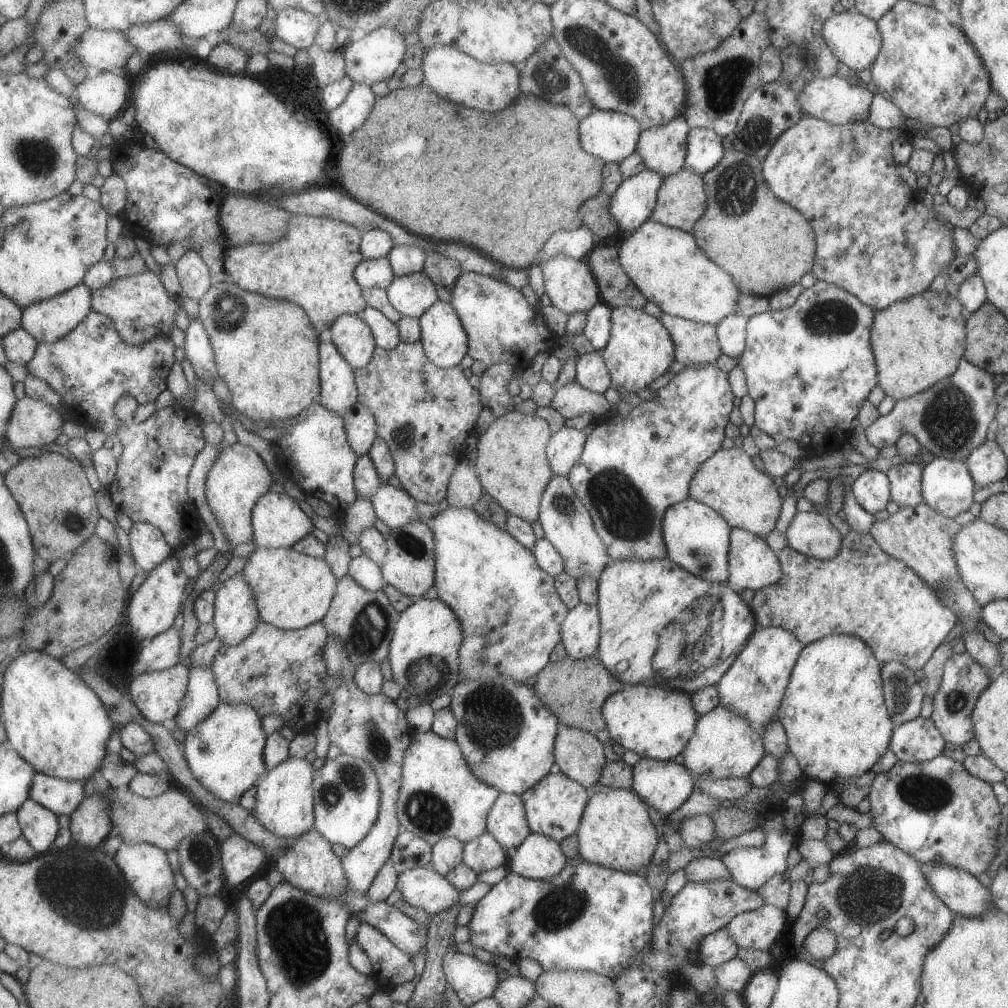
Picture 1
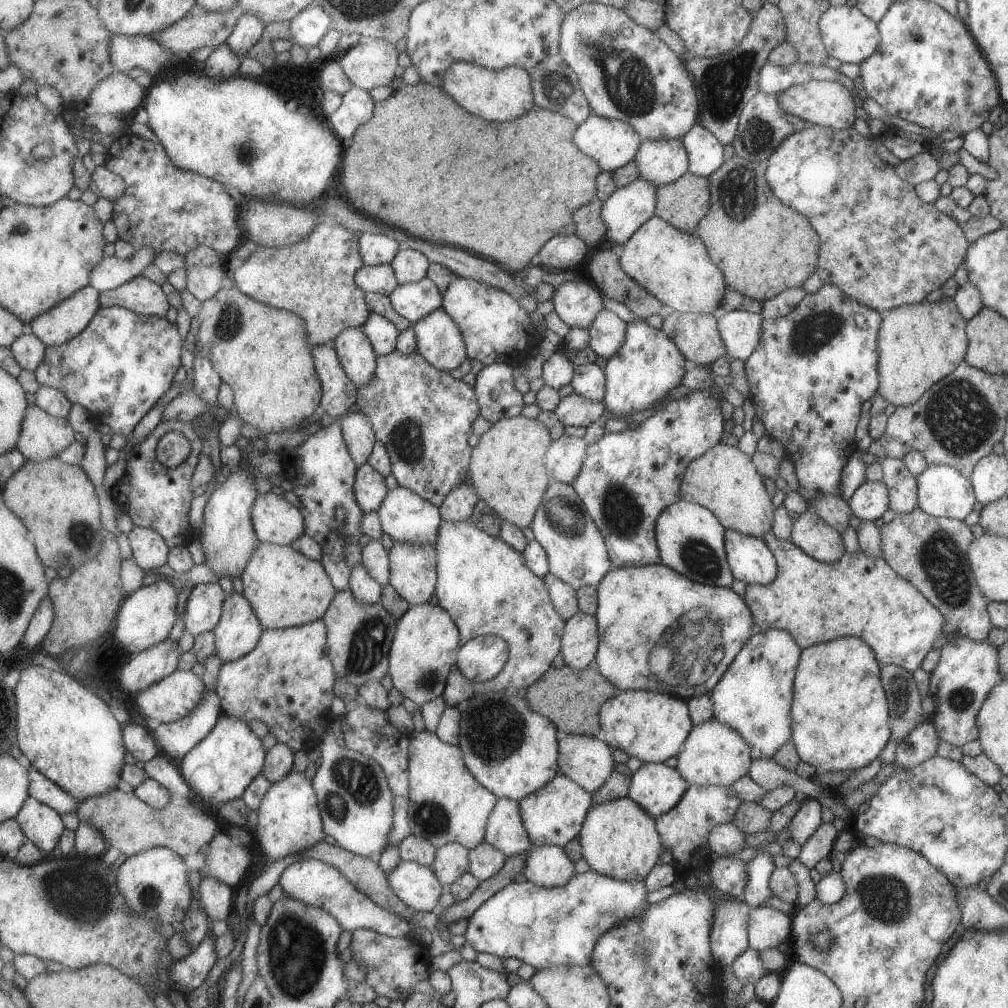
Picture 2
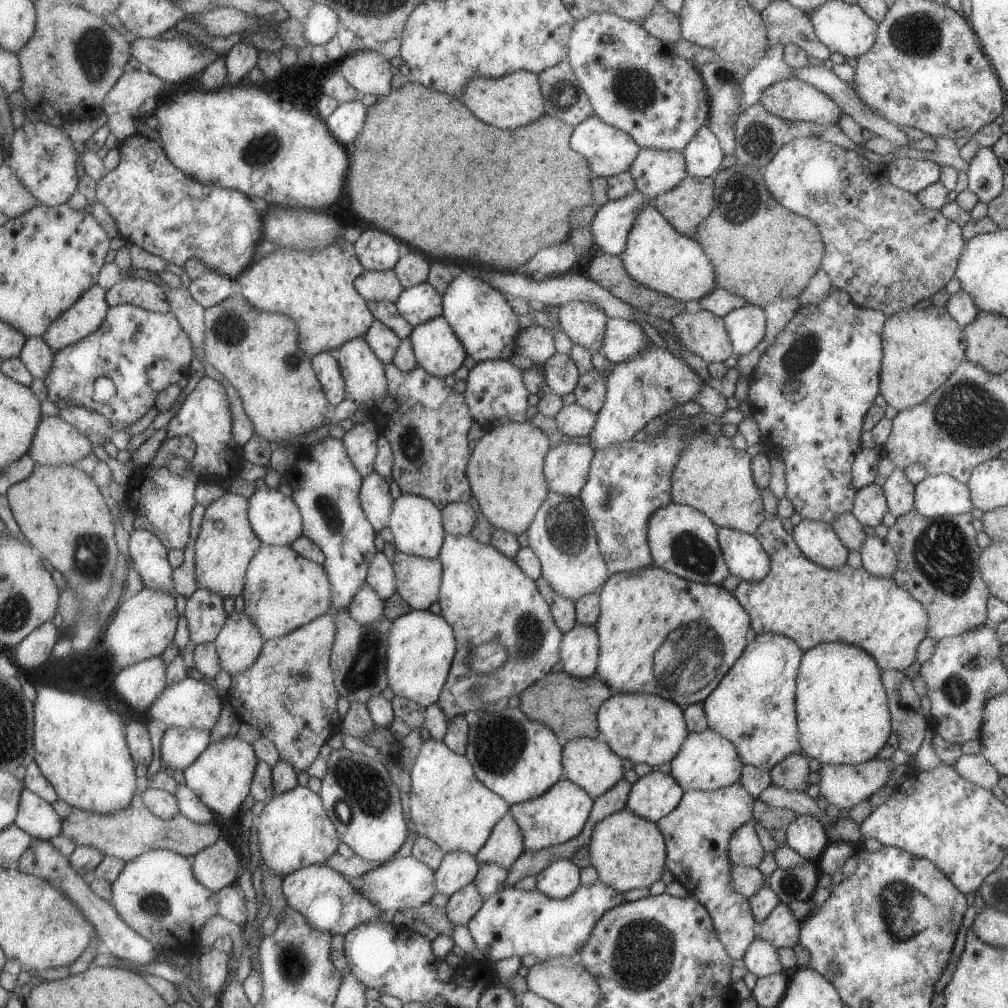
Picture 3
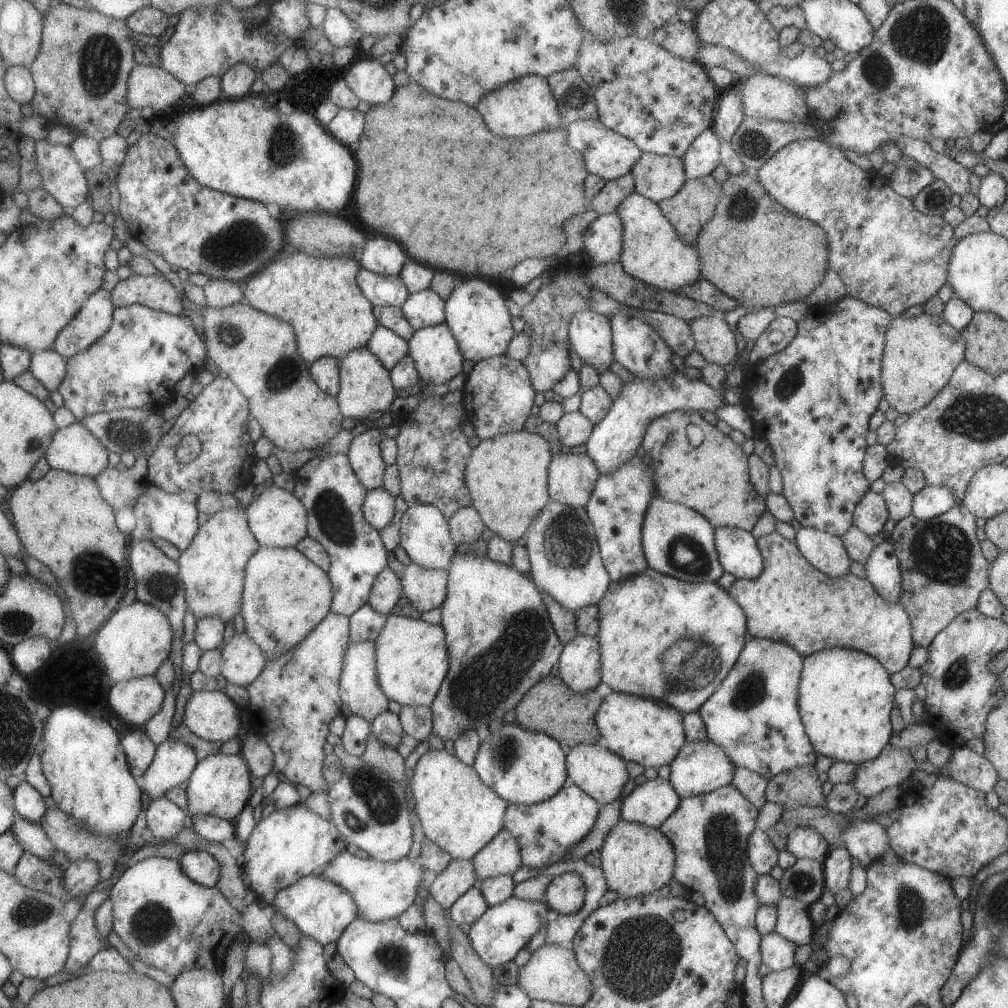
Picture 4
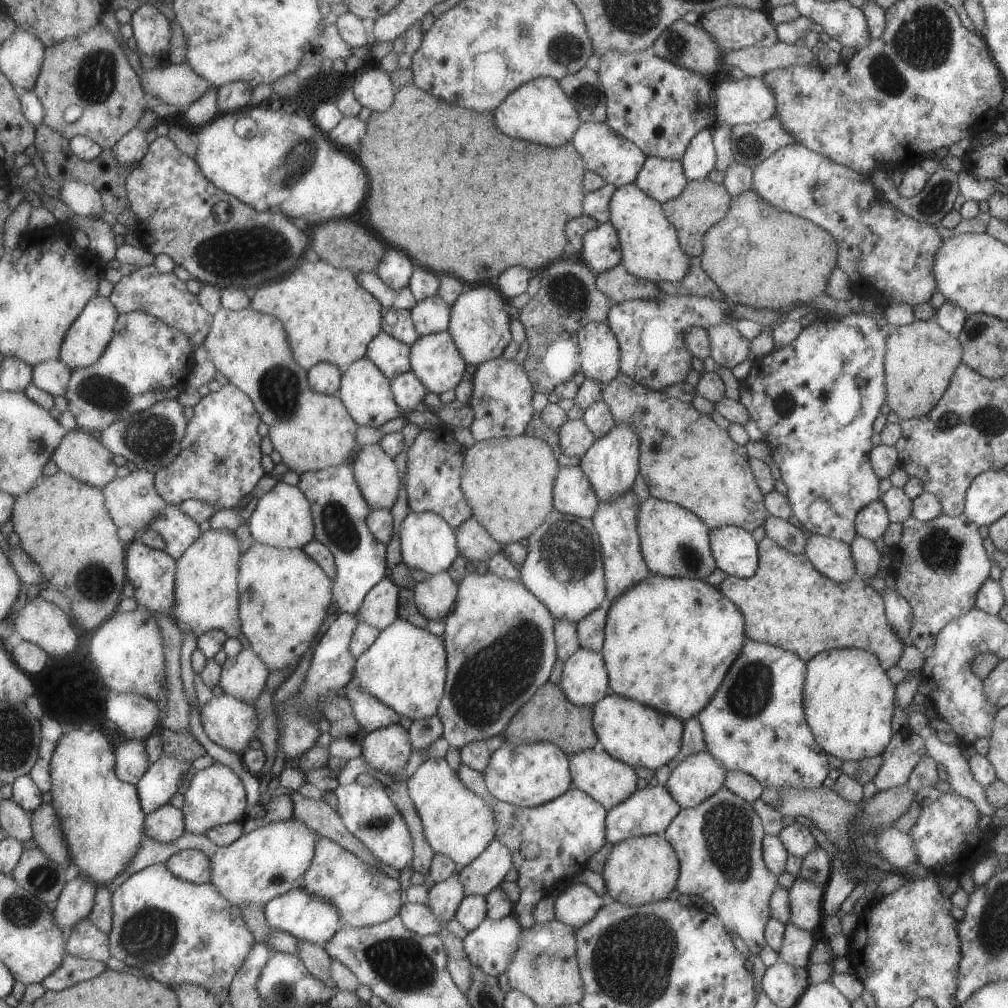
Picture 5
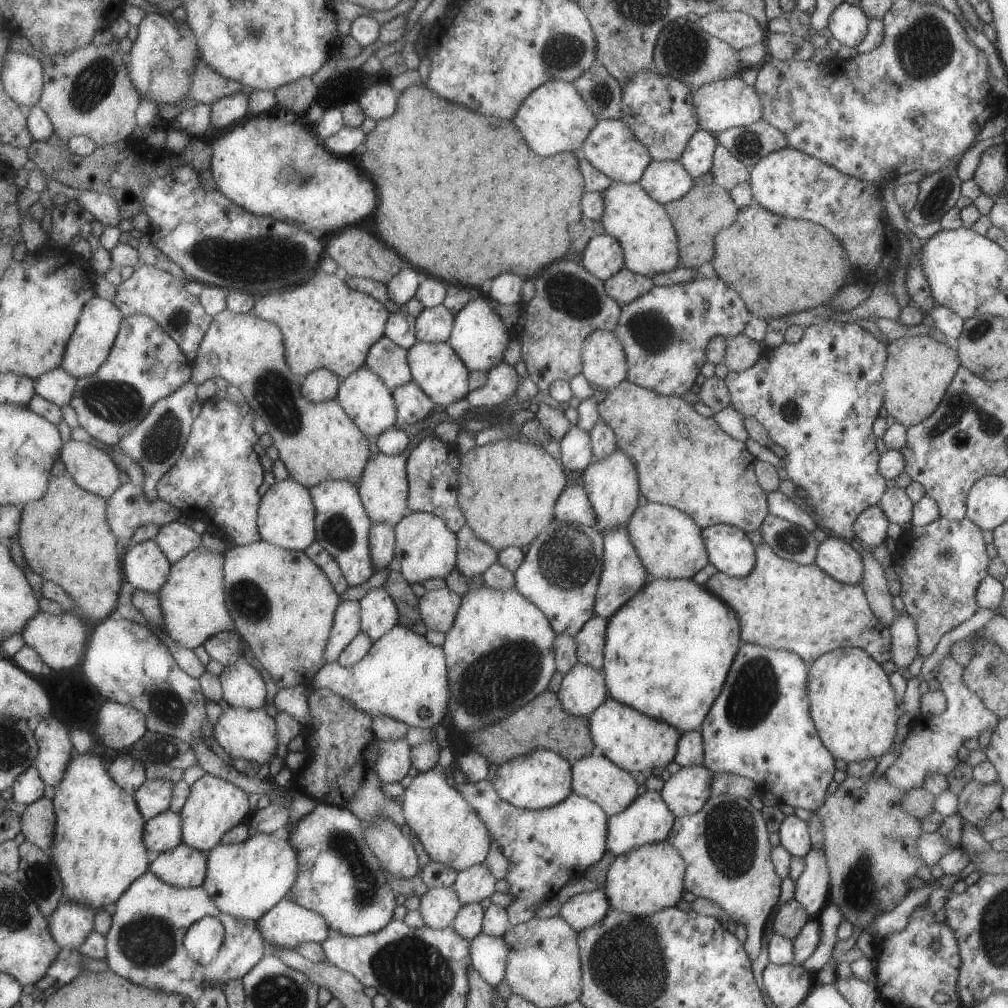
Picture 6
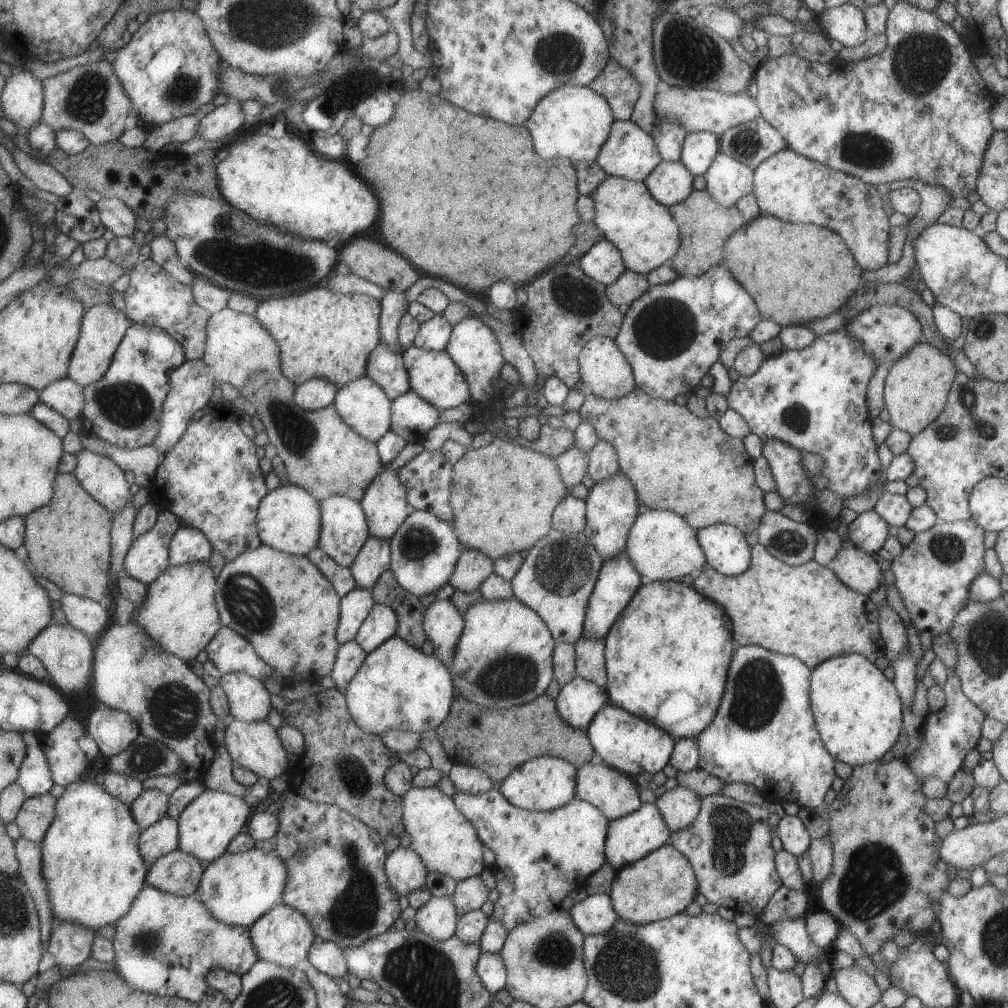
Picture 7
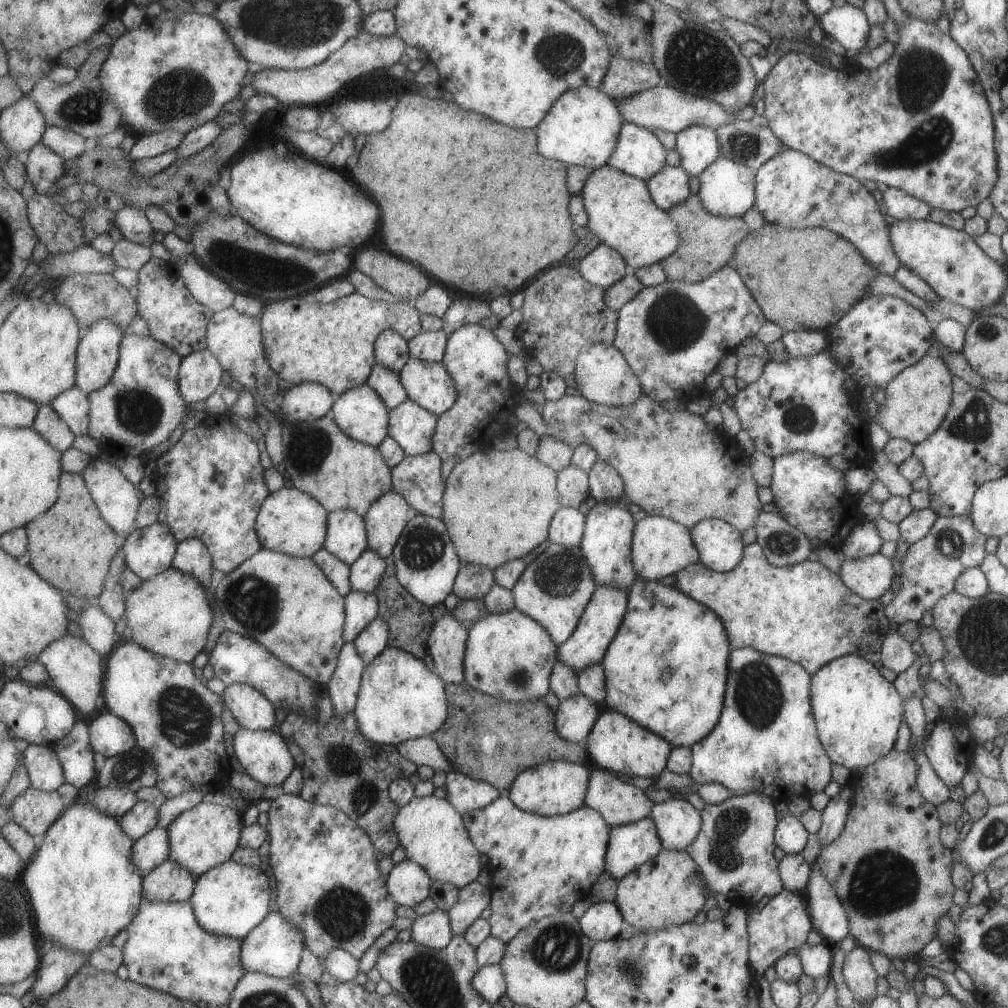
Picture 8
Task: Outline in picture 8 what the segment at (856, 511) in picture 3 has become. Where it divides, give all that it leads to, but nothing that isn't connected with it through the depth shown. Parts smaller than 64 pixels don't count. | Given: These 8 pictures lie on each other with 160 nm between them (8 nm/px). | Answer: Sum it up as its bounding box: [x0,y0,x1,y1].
[840,520,883,559]

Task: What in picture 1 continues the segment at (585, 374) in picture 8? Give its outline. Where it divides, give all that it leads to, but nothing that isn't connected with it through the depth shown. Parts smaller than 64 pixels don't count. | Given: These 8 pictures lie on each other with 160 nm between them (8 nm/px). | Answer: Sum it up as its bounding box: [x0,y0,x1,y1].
[536,253,601,316]

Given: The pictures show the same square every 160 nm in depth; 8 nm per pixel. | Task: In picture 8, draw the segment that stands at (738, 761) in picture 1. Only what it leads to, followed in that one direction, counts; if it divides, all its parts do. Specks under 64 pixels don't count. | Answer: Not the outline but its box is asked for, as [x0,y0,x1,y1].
[649,796,701,851]

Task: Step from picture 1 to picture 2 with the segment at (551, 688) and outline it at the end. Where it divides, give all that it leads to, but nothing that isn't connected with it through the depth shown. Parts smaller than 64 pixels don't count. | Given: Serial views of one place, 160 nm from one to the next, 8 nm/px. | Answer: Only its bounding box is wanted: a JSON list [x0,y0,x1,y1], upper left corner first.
[524,664,621,737]

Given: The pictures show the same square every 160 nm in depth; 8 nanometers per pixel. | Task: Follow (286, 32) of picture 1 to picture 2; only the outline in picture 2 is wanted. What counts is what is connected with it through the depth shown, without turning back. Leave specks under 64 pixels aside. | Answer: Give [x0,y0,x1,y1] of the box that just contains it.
[289,4,331,49]

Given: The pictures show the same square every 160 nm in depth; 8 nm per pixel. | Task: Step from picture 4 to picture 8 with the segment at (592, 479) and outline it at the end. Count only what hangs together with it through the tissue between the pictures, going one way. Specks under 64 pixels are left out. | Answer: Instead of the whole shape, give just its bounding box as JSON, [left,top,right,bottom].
[548,506,586,548]

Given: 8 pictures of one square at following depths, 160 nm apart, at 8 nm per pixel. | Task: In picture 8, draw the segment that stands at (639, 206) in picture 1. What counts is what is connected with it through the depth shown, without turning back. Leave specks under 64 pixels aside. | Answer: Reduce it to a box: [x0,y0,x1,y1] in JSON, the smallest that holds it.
[578,244,628,289]

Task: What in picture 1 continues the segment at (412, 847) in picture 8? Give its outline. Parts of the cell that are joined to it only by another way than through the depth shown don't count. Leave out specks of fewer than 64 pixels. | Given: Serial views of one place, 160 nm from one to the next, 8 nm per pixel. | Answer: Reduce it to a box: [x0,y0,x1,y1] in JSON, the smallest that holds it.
[396,730,500,846]

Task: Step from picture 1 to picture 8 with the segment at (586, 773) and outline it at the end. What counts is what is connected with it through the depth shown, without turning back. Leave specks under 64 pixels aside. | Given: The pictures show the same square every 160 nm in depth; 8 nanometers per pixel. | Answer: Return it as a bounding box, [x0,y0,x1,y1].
[584,769,653,828]

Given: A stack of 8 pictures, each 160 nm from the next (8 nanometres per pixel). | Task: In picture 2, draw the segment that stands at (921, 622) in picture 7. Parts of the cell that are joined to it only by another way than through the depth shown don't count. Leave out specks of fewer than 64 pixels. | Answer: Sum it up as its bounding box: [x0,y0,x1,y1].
[880,507,992,641]

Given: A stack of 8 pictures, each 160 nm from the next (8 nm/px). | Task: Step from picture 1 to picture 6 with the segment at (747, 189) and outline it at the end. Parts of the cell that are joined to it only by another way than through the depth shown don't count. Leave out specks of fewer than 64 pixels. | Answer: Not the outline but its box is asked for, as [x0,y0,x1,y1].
[711,203,853,321]

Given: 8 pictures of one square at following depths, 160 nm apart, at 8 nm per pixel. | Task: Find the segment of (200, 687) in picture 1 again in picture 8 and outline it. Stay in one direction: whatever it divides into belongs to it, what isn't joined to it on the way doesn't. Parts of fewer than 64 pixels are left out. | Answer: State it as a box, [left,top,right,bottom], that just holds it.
[123,802,159,840]

